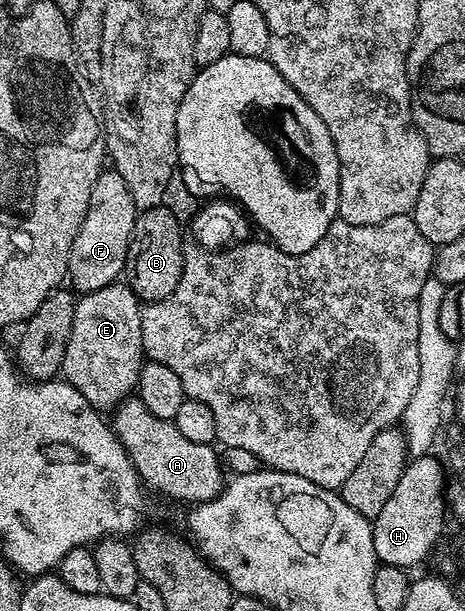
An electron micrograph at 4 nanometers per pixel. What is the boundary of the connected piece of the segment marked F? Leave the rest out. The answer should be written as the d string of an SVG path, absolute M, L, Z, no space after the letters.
M102 169L99 180L95 180L95 188L91 188L91 204L87 204L87 216L83 216L79 236L75 236L75 244L71 244L67 278L70 283L73 281L72 289L78 295L107 288L107 284L118 281L125 274L129 241L138 213L131 192L127 192L127 184L123 184L123 176L115 169Z

